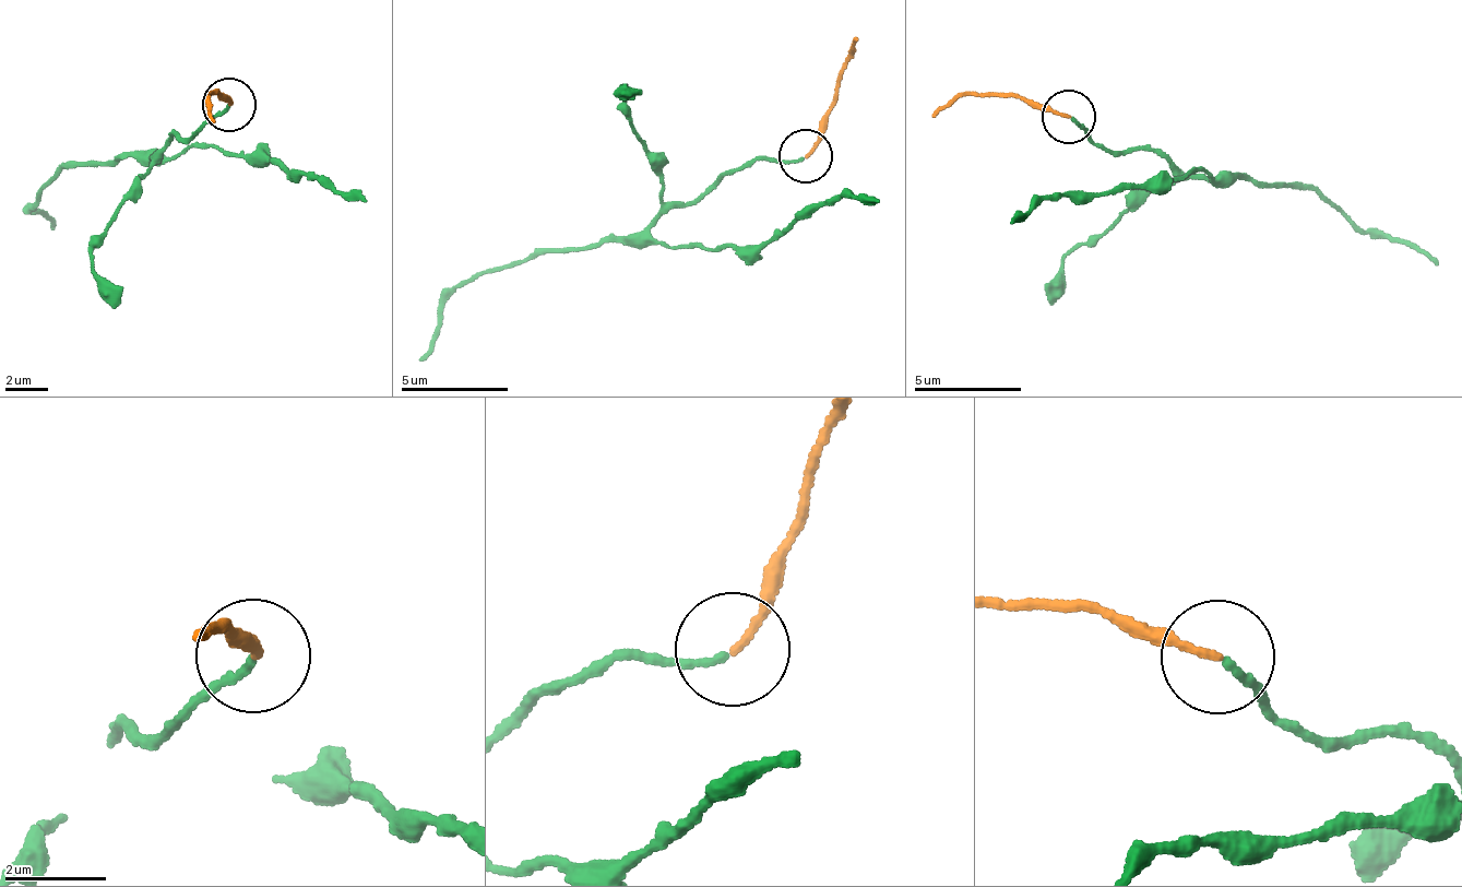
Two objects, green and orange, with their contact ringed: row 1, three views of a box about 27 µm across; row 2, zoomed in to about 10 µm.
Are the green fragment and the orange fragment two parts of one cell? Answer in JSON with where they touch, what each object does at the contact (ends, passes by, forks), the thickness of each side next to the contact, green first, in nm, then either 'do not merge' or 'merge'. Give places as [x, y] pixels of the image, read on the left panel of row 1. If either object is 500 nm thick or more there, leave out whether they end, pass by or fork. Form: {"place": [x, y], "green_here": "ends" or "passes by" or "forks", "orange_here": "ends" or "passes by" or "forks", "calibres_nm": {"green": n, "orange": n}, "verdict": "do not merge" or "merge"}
{"place": [228, 104], "green_here": "ends", "orange_here": "ends", "calibres_nm": {"green": 140, "orange": 140}, "verdict": "merge"}

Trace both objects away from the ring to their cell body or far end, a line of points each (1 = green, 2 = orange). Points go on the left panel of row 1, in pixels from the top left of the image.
1: (228, 103), (179, 139), (168, 134), (157, 157), (153, 155), (161, 160), (193, 145), (271, 157), (368, 200)
2: (228, 103), (217, 102), (220, 93), (202, 98), (215, 125)

